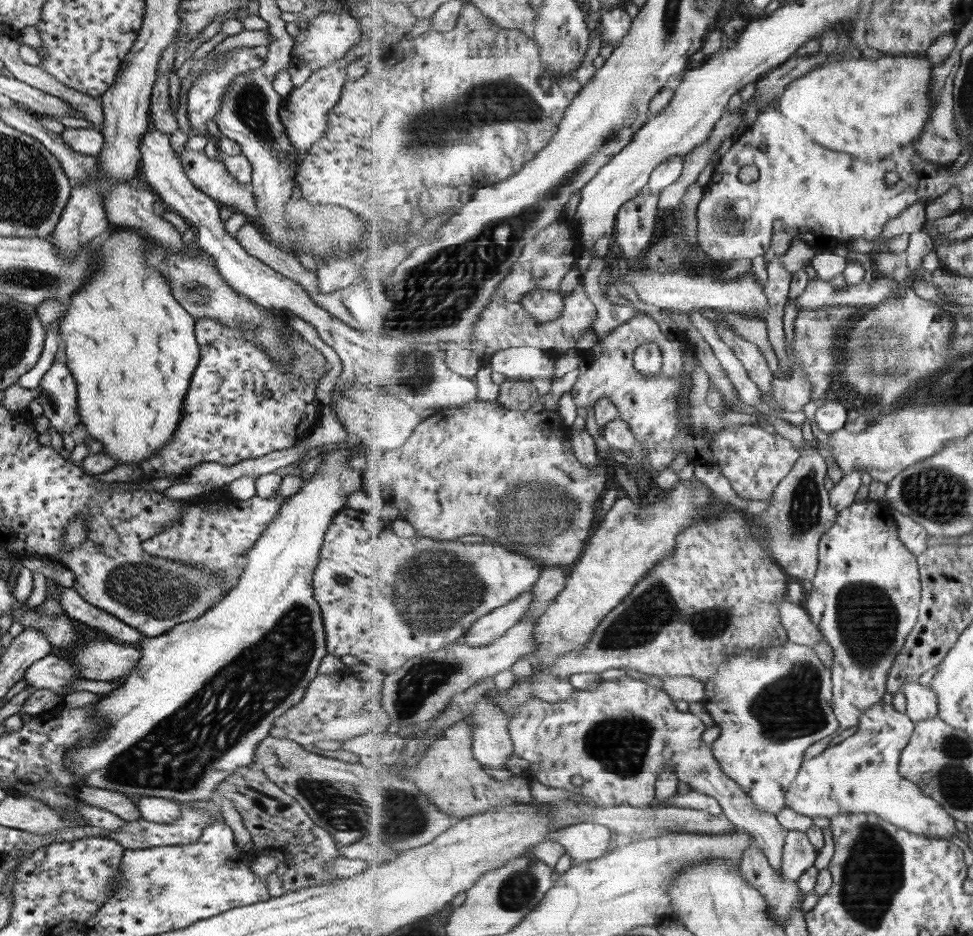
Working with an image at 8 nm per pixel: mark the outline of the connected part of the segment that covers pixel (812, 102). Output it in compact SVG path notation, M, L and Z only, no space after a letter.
M918 52L899 55L887 53L876 60L861 56L858 59L827 62L788 84L786 92L780 96L776 105L796 126L803 127L813 140L823 146L829 146L831 150L839 152L849 152L865 160L881 160L887 158L897 146L913 144L923 134L923 122L929 120L929 84L933 67L935 64L926 59L926 55Z

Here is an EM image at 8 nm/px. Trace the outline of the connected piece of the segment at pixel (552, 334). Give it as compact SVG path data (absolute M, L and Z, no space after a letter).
M583 283L564 299L565 308L562 315L547 322L532 318L529 310L525 310L525 306L520 302L511 302L507 299L503 302L491 301L476 324L476 334L470 349L482 358L483 355L495 355L509 347L537 347L555 354L577 348L579 338L587 332L587 328L593 329L595 319L598 317L598 308L588 295L586 284Z

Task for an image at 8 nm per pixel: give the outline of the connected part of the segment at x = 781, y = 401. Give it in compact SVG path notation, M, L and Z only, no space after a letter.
M801 366L792 368L789 379L773 380L773 391L769 396L778 403L782 410L789 412L801 412L805 405L809 405L813 397L813 384L809 382L807 374L800 370Z

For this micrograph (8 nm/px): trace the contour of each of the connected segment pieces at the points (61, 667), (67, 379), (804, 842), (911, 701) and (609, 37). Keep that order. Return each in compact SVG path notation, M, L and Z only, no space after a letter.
M58 653L45 655L33 661L33 664L25 669L22 678L34 689L47 688L61 694L61 697L72 692L71 686L75 679L85 679L80 678L67 658Z
M52 362L40 380L37 397L33 404L42 408L50 423L50 429L61 435L69 433L79 425L77 416L76 385L67 371L65 362Z
M789 831L784 847L783 875L792 881L799 881L805 872L815 866L817 849L810 842L807 833Z
M908 680L903 694L907 702L906 713L914 723L938 716L938 698L930 684L922 686L917 680Z
M610 7L599 22L602 45L610 44L614 49L619 48L622 40L630 33L633 22L634 19L626 10Z

